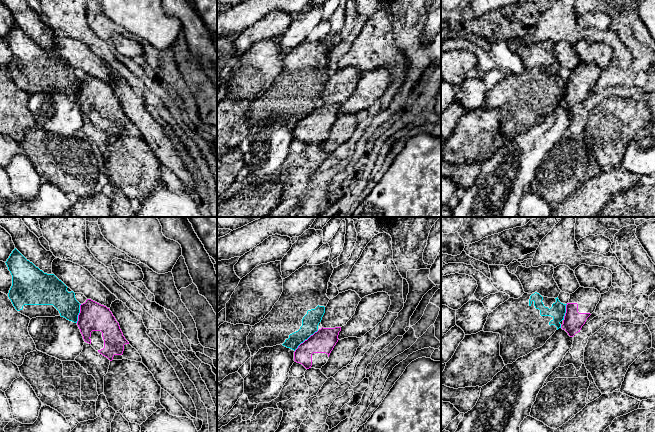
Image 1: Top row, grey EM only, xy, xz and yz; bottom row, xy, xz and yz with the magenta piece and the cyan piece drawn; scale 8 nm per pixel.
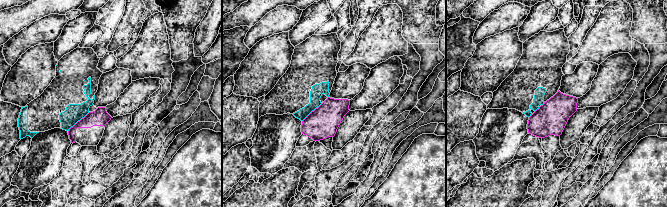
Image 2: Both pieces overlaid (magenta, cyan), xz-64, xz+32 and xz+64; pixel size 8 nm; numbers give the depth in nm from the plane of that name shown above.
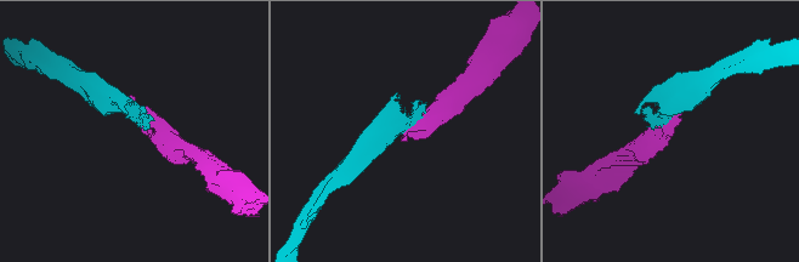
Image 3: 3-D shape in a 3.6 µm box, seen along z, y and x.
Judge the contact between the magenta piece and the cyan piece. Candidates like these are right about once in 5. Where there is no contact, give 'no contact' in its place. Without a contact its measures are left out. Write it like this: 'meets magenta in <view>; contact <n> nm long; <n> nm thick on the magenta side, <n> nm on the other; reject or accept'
meets magenta in xz; contact 260 nm long; 190 nm thick on the magenta side, 140 nm on the other; reject

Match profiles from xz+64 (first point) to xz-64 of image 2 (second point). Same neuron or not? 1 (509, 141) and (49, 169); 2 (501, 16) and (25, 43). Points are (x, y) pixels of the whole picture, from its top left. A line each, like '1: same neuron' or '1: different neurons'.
1: same neuron
2: same neuron

